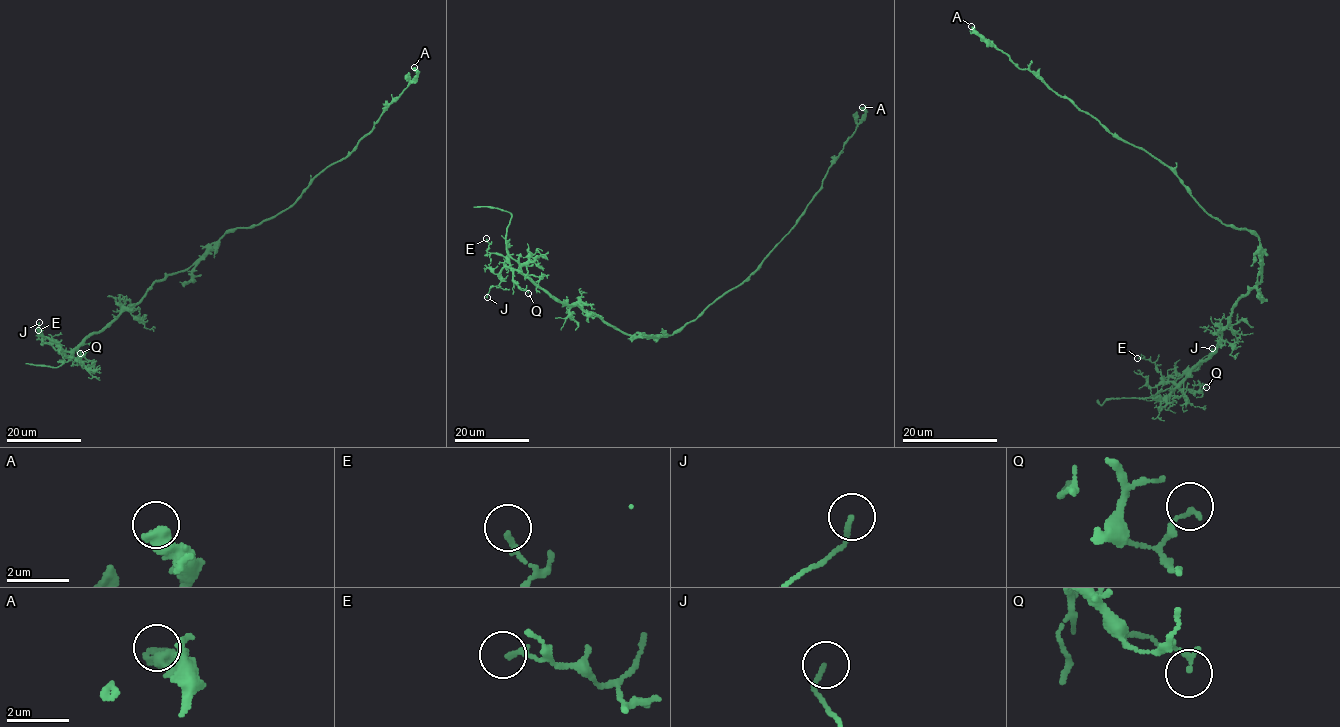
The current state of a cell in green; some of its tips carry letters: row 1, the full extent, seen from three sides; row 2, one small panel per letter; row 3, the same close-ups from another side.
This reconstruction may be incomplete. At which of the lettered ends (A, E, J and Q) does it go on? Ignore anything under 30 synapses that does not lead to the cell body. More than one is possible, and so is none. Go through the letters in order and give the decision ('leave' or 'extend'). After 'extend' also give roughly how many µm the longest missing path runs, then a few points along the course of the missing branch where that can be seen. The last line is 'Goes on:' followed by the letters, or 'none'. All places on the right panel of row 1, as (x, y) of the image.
A: leave
E: leave
J: leave
Q: leave
Goes on: none

